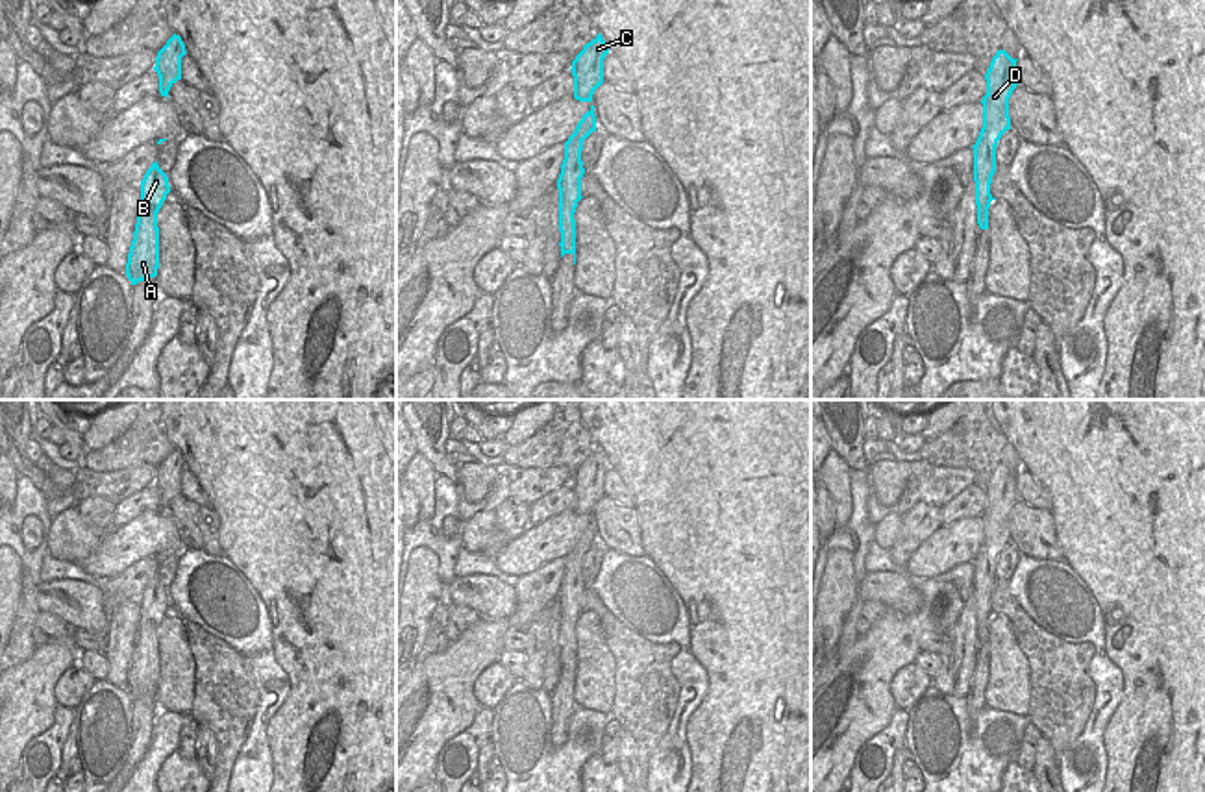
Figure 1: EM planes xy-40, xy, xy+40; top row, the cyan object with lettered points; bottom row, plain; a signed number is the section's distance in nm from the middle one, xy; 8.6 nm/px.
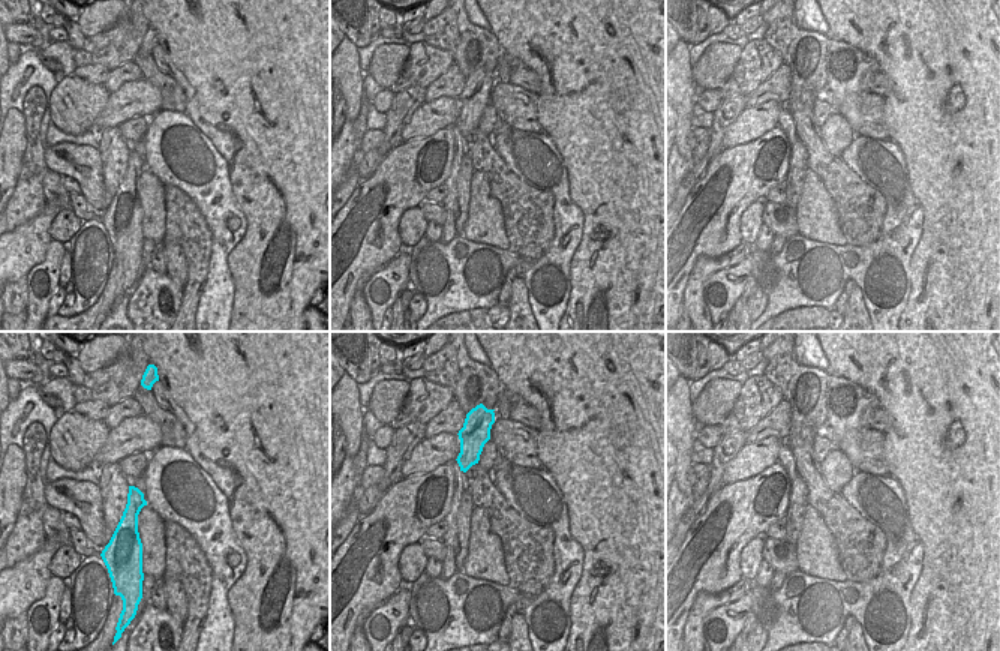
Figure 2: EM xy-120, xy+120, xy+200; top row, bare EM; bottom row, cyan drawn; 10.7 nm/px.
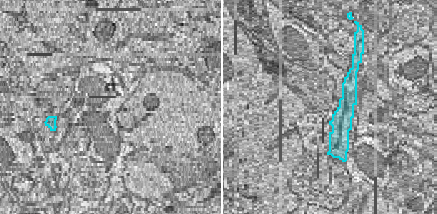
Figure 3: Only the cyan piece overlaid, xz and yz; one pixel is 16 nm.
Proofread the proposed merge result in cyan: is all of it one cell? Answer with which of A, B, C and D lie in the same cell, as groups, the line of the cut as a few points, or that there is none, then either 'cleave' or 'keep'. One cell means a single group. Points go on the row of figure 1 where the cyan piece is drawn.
A B C D; no cut; keep

